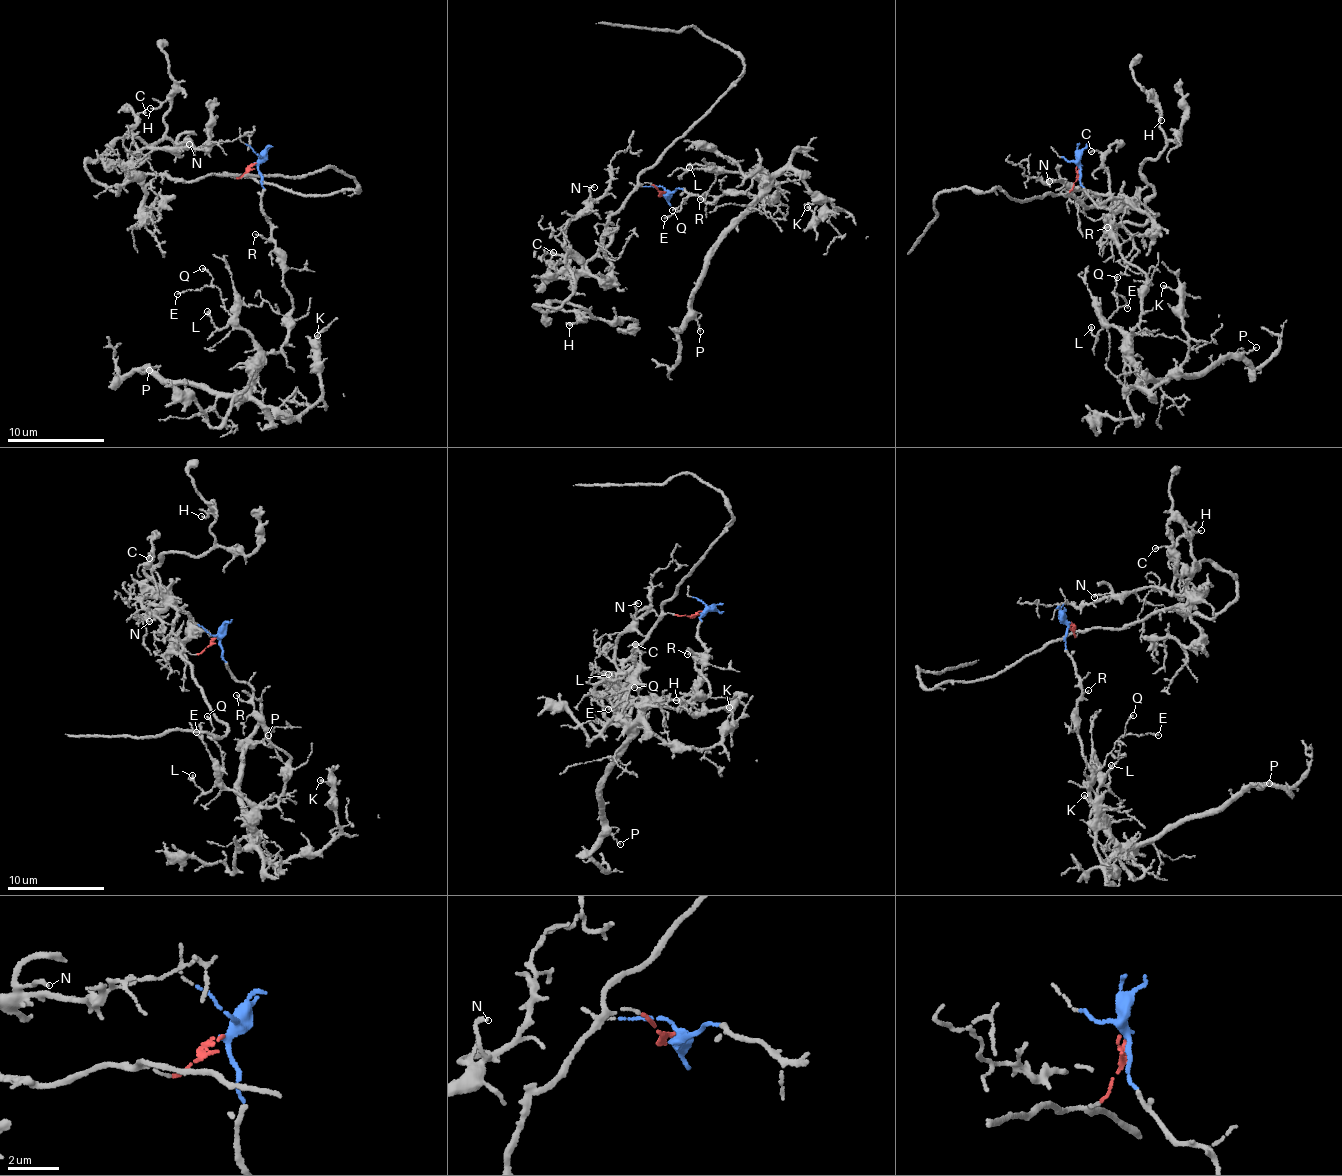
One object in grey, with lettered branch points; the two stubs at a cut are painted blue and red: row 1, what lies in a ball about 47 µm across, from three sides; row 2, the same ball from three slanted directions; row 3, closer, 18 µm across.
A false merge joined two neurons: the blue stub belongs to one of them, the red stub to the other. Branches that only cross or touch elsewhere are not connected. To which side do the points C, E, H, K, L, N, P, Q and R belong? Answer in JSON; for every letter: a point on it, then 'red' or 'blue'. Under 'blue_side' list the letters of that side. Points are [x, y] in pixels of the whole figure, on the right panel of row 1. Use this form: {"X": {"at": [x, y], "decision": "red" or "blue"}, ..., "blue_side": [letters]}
{"C": {"at": [1091, 151], "decision": "red"}, "E": {"at": [1127, 308], "decision": "blue"}, "H": {"at": [1161, 120], "decision": "red"}, "K": {"at": [1163, 285], "decision": "blue"}, "L": {"at": [1091, 327], "decision": "blue"}, "N": {"at": [1049, 181], "decision": "red"}, "P": {"at": [1256, 347], "decision": "blue"}, "Q": {"at": [1117, 277], "decision": "blue"}, "R": {"at": [1107, 227], "decision": "blue"}, "blue_side": ["E", "K", "L", "P", "Q", "R"]}

